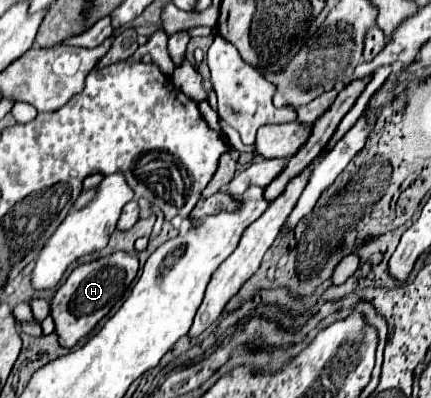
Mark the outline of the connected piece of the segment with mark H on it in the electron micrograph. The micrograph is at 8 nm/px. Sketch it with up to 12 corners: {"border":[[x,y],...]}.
{"border":[[138,256],[78,266],[50,302],[72,348],[126,296]]}

